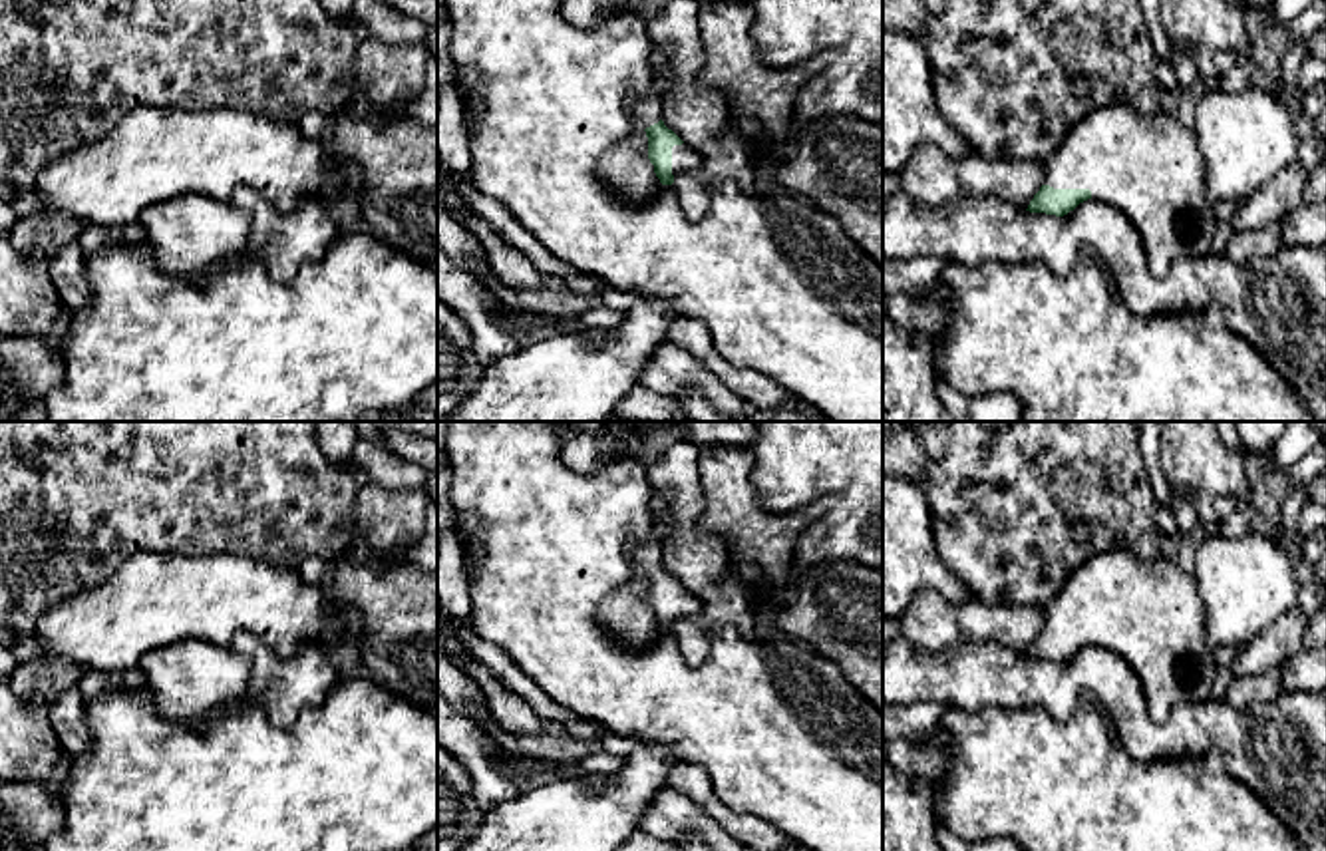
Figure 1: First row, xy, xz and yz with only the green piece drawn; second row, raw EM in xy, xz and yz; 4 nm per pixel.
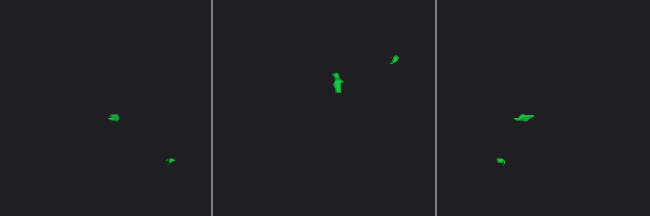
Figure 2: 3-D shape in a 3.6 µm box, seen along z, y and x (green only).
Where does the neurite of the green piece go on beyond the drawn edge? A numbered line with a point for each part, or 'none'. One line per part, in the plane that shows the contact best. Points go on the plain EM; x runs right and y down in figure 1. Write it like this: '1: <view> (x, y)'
1: yz (1146, 611)

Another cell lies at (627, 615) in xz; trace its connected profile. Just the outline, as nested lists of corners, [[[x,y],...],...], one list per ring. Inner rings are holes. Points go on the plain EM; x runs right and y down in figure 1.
[[[634,575],[624,587],[608,595],[598,608],[598,620],[630,650],[648,648],[662,632],[648,604],[644,575]]]

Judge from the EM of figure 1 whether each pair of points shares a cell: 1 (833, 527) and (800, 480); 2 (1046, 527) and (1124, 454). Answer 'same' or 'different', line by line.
1: same
2: same

